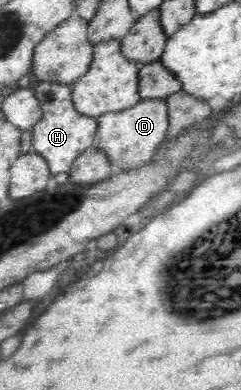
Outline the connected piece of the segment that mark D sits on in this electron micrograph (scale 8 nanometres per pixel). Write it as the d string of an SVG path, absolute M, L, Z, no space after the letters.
M165 98L140 100L135 106L122 111L107 112L96 117L98 131L95 147L103 149L116 169L135 168L146 162L158 144L166 138L168 129L168 106Z

